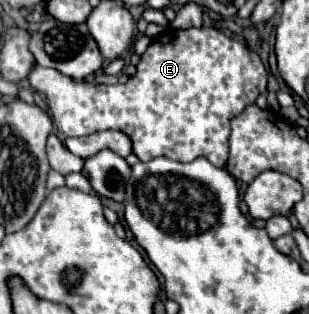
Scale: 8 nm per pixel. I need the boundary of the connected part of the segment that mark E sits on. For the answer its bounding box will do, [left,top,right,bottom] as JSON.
[29,27,267,167]

